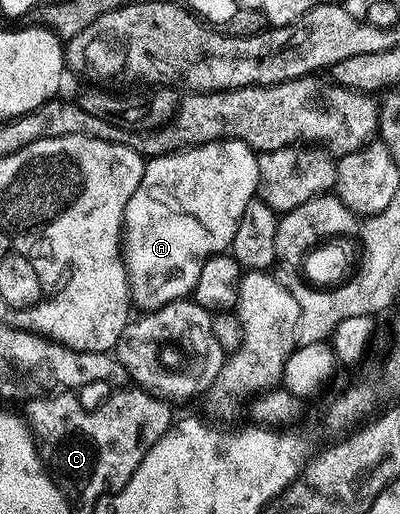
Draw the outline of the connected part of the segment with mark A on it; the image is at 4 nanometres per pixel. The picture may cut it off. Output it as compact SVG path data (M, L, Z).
M214 140L211 144L196 144L188 146L178 152L168 152L166 156L150 157L143 165L143 177L133 190L129 202L123 211L123 239L121 247L123 250L123 265L127 267L127 281L131 291L131 303L136 309L150 310L182 300L195 287L195 278L199 274L199 264L204 258L223 254L230 249L233 242L233 234L237 234L237 222L241 214L245 214L245 206L249 206L251 200L256 199L259 191L259 157L255 149L250 148L244 140Z

